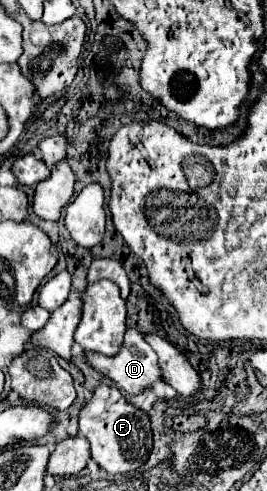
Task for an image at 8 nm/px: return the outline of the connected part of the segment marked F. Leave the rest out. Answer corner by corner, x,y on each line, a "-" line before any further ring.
100,385
94,389
94,397
80,411
80,433
90,441
92,459
106,473
130,473
142,467
152,453
152,429
150,417
142,409
124,401
124,395
116,387

